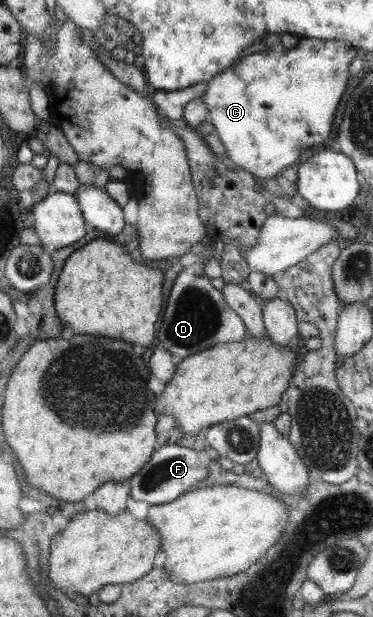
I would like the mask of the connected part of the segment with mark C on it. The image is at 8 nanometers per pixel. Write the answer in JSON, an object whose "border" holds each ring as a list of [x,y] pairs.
{"border":[[[298,37],[292,49],[278,46],[269,50],[241,57],[228,70],[213,76],[202,96],[208,110],[207,120],[223,145],[224,155],[235,167],[245,170],[247,178],[266,181],[272,181],[283,167],[292,165],[304,149],[322,143],[330,135],[338,101],[346,89],[348,65],[356,55],[348,41],[309,37]]]}

